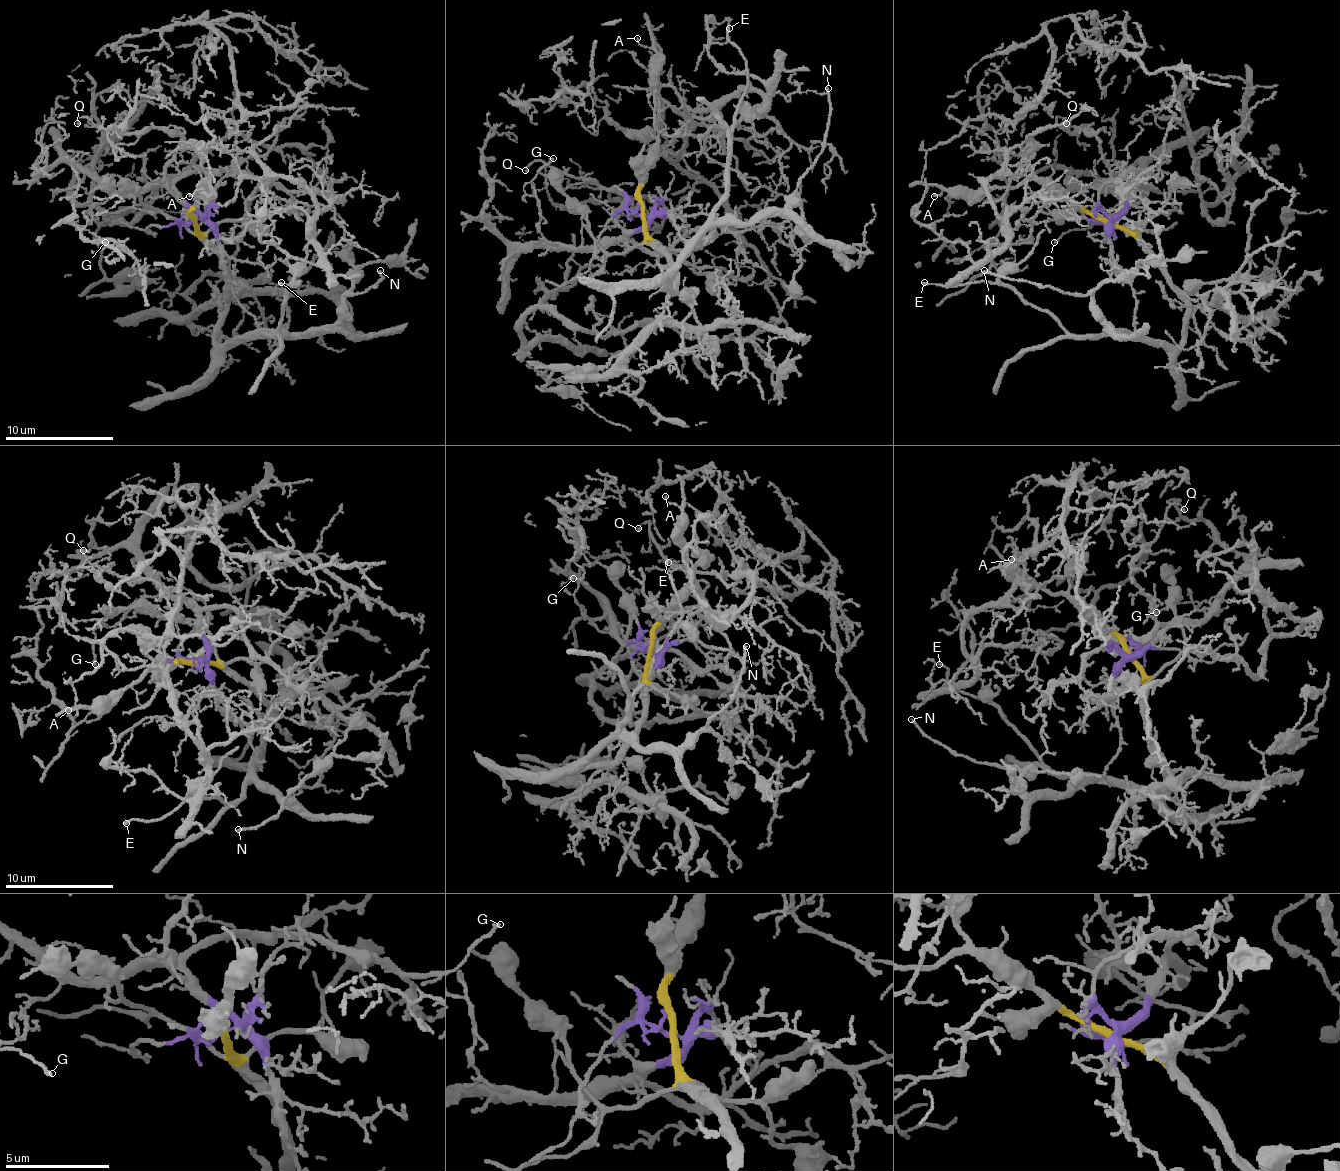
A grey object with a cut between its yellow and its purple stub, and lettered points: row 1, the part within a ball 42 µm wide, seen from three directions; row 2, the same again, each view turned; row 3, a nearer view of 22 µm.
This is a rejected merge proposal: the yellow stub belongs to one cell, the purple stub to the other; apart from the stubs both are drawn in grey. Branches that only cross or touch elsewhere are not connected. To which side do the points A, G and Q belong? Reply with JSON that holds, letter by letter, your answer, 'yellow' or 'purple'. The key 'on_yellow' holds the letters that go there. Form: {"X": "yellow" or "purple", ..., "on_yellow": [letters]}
{"A": "yellow", "G": "purple", "Q": "purple", "on_yellow": ["A"]}

